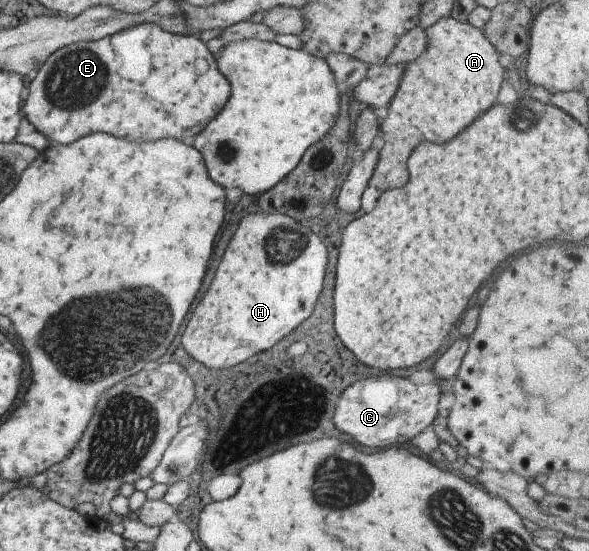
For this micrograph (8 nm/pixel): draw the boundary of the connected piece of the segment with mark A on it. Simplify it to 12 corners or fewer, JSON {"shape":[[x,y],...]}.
{"shape":[[440,18],[403,65],[367,183],[406,183],[424,139],[454,137],[506,80],[497,49]]}

